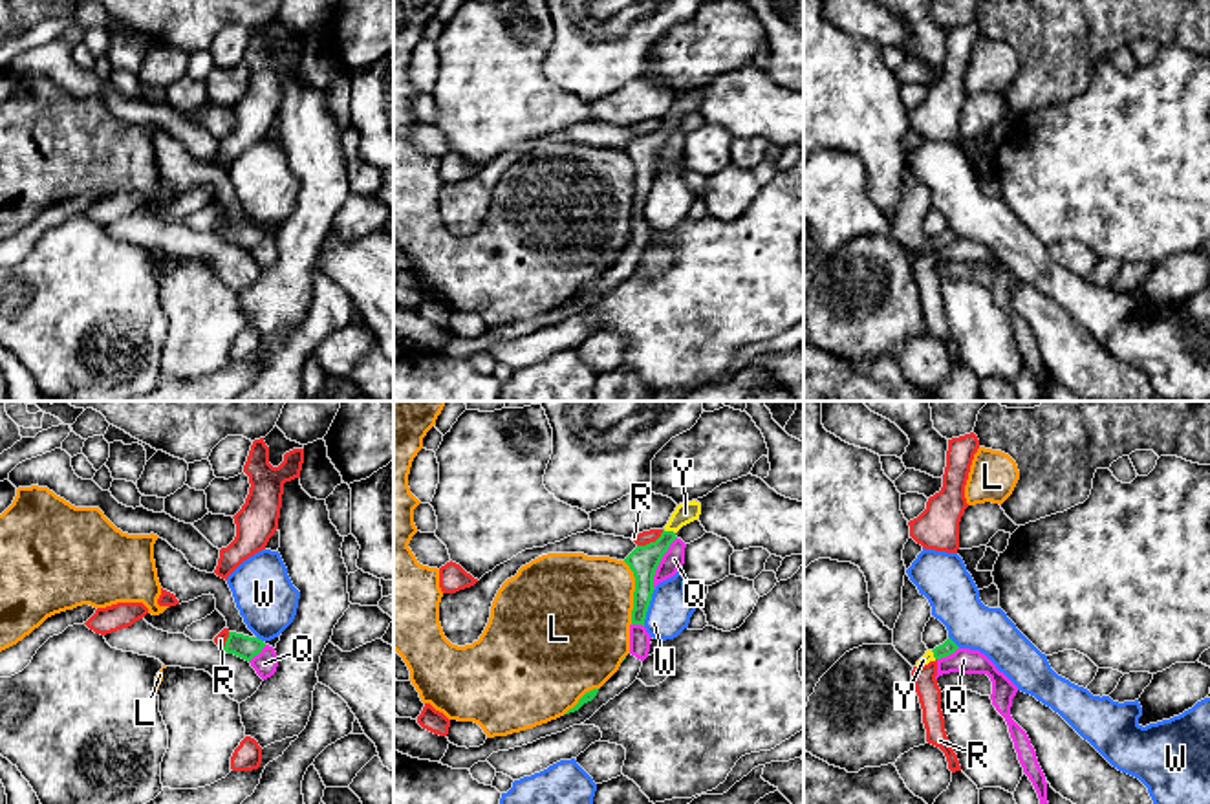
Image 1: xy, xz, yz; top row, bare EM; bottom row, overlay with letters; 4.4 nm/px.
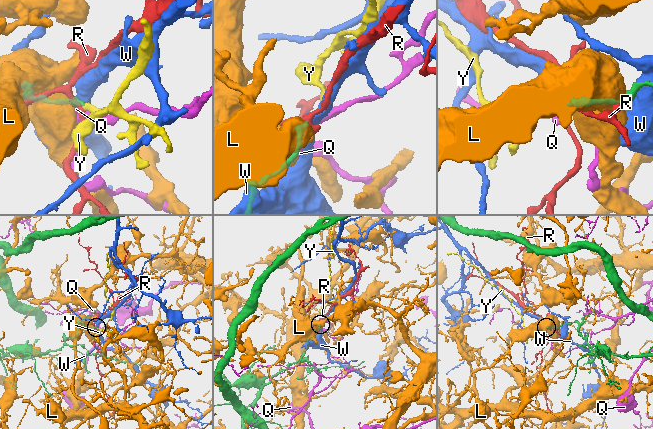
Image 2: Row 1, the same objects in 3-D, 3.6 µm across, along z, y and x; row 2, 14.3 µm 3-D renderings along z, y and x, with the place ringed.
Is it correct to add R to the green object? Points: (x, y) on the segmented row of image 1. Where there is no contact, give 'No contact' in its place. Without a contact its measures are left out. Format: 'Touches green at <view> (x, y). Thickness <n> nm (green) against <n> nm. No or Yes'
Touches green at xz (650, 543). Thickness 140 nm (green) against 60 nm. No

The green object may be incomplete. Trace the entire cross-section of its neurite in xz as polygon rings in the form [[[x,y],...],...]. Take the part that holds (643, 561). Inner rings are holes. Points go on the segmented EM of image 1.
[[[692,500],[686,504],[679,504],[672,513],[668,524],[664,526],[661,537],[655,542],[646,546],[637,546],[624,562],[630,566],[635,577],[635,592],[633,592],[633,610],[632,610],[632,625],[643,625],[646,619],[646,612],[654,593],[654,575],[668,551],[670,544],[677,538],[675,533],[697,520],[701,515],[701,504]]]

